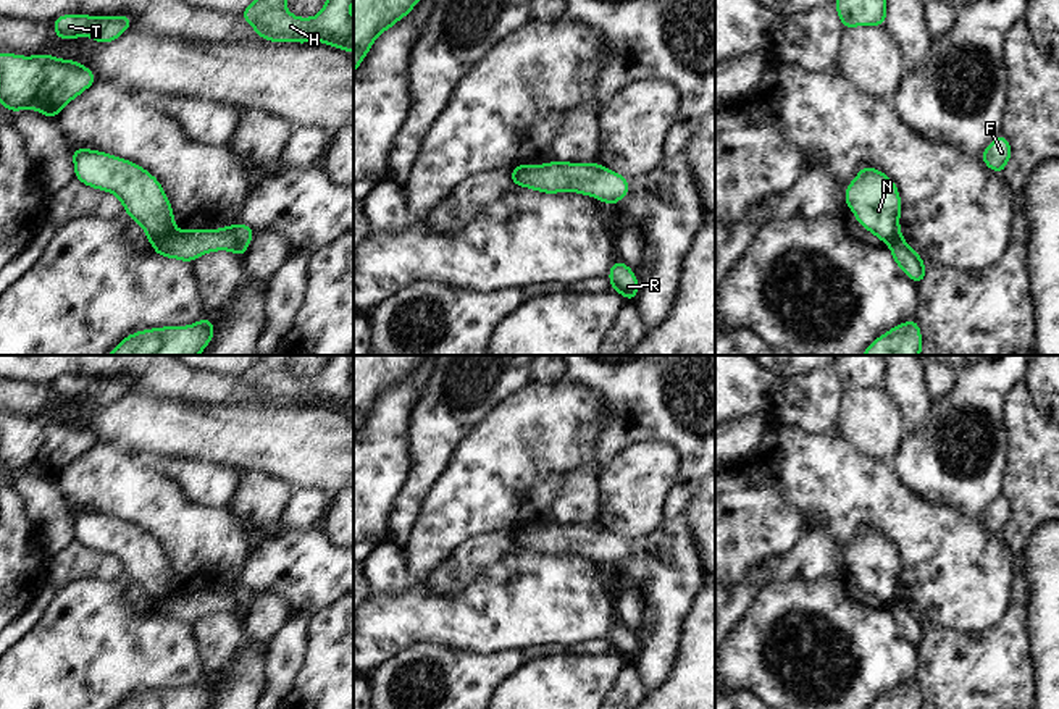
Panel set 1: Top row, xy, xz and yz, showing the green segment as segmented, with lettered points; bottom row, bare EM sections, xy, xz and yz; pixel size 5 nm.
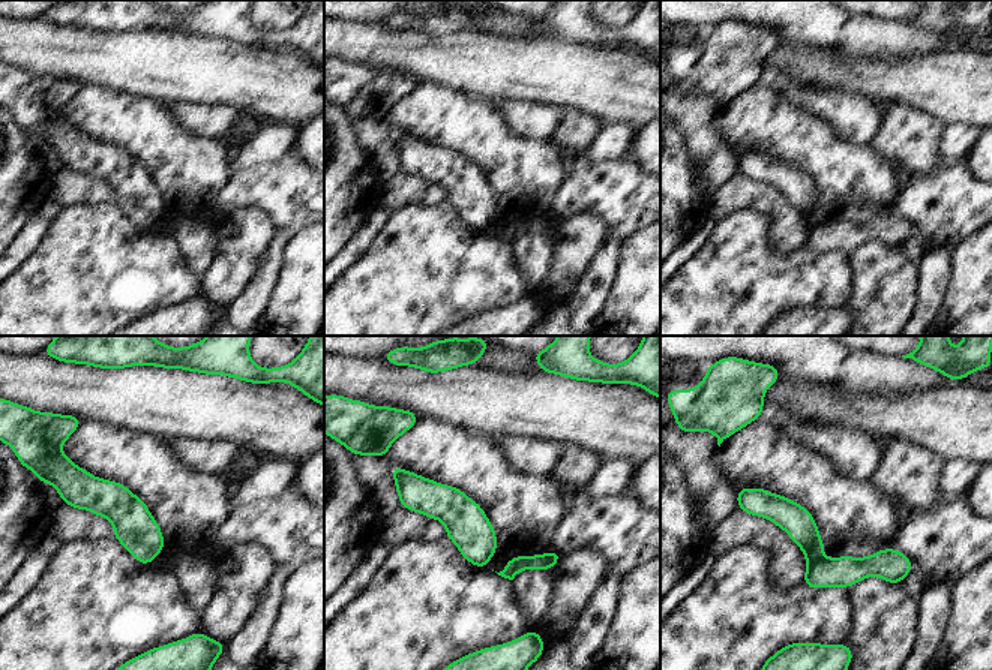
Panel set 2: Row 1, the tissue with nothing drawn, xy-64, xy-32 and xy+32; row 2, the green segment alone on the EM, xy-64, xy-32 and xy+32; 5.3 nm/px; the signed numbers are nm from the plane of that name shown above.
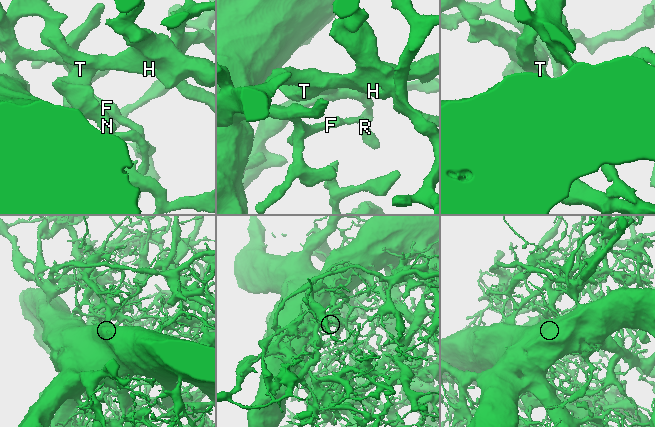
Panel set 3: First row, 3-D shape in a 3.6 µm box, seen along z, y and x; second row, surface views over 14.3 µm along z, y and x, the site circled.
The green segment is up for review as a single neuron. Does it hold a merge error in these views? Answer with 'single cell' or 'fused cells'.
fused cells

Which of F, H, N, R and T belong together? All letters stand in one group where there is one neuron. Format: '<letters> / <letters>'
F R / H N T

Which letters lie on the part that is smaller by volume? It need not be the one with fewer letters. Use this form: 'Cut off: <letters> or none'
Cut off: H, N, T

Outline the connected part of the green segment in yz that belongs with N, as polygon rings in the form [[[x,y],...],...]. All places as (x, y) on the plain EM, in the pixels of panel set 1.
[[[862,528],[844,549],[846,567],[859,586],[881,604],[893,604],[899,596],[901,559],[894,543],[872,528]]]

